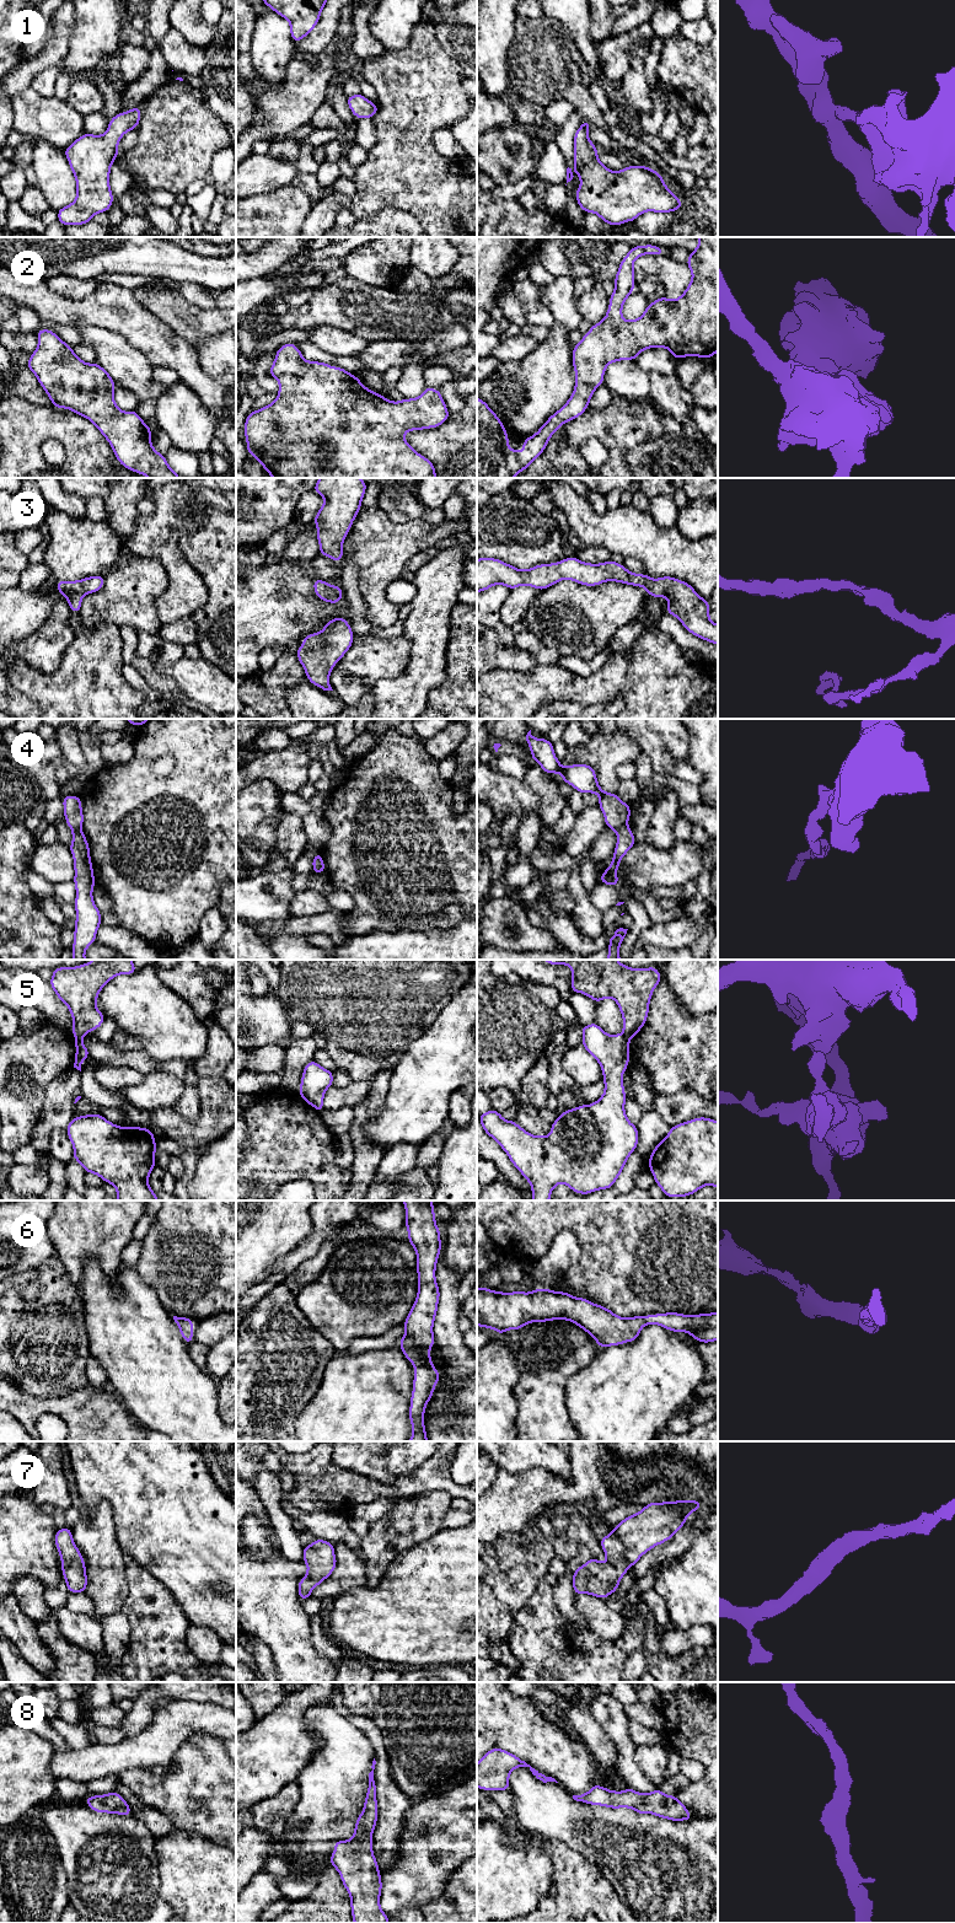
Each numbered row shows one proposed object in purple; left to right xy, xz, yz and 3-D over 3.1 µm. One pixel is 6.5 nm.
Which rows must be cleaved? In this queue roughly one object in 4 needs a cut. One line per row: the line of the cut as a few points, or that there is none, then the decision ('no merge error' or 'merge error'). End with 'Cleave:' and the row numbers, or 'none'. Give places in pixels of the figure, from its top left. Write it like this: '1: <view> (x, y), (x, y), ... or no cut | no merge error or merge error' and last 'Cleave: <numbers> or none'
1: no cut | no merge error
2: no cut | no merge error
3: no cut | no merge error
4: xy (71, 828), (80, 830) | merge error
5: xy (75, 1037), (81, 1038) | merge error
6: no cut | no merge error
7: no cut | no merge error
8: no cut | no merge error
Cleave: 4, 5

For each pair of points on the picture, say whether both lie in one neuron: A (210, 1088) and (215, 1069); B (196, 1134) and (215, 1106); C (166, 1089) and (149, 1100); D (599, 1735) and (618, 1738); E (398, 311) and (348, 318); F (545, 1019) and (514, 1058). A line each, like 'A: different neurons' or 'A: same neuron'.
A: different neurons
B: same neuron
C: same neuron
D: different neurons
E: same neuron
F: same neuron

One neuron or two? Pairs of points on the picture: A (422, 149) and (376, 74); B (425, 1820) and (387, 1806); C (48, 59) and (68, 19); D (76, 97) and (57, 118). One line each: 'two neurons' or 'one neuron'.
A: one neuron
B: two neurons
C: one neuron
D: two neurons

